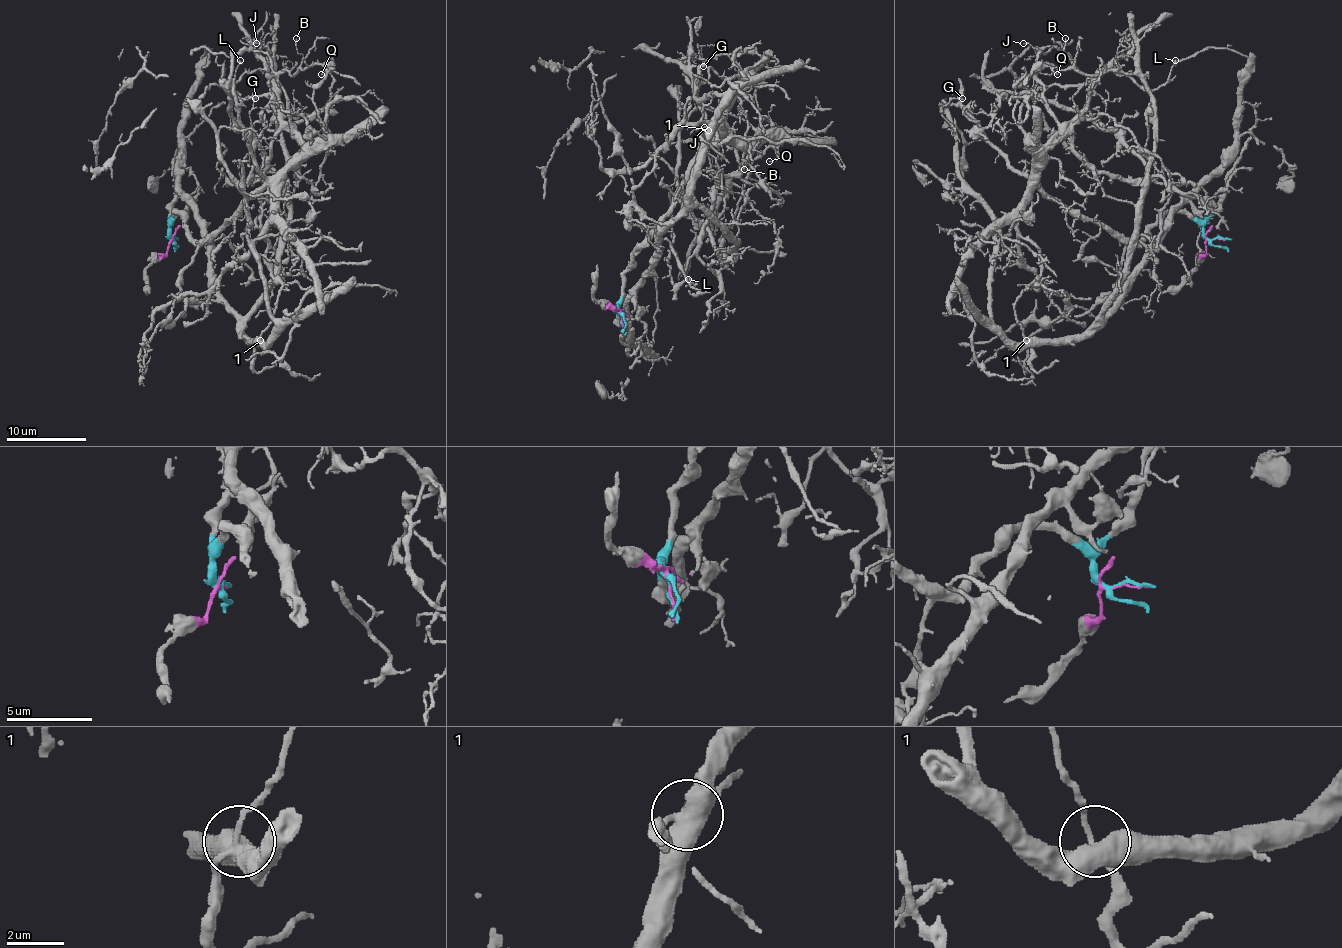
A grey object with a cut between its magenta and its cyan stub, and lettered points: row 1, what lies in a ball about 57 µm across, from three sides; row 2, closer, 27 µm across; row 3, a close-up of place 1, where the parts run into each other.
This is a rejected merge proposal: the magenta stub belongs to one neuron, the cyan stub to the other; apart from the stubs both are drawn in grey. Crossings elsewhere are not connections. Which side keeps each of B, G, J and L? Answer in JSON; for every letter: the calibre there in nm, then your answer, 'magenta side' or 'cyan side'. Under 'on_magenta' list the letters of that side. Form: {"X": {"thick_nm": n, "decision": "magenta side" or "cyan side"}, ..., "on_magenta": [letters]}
{"B": {"thick_nm": 100, "decision": "magenta side"}, "G": {"thick_nm": 140, "decision": "magenta side"}, "J": {"thick_nm": 80, "decision": "cyan side"}, "L": {"thick_nm": 190, "decision": "magenta side"}, "on_magenta": ["B", "G", "L"]}

